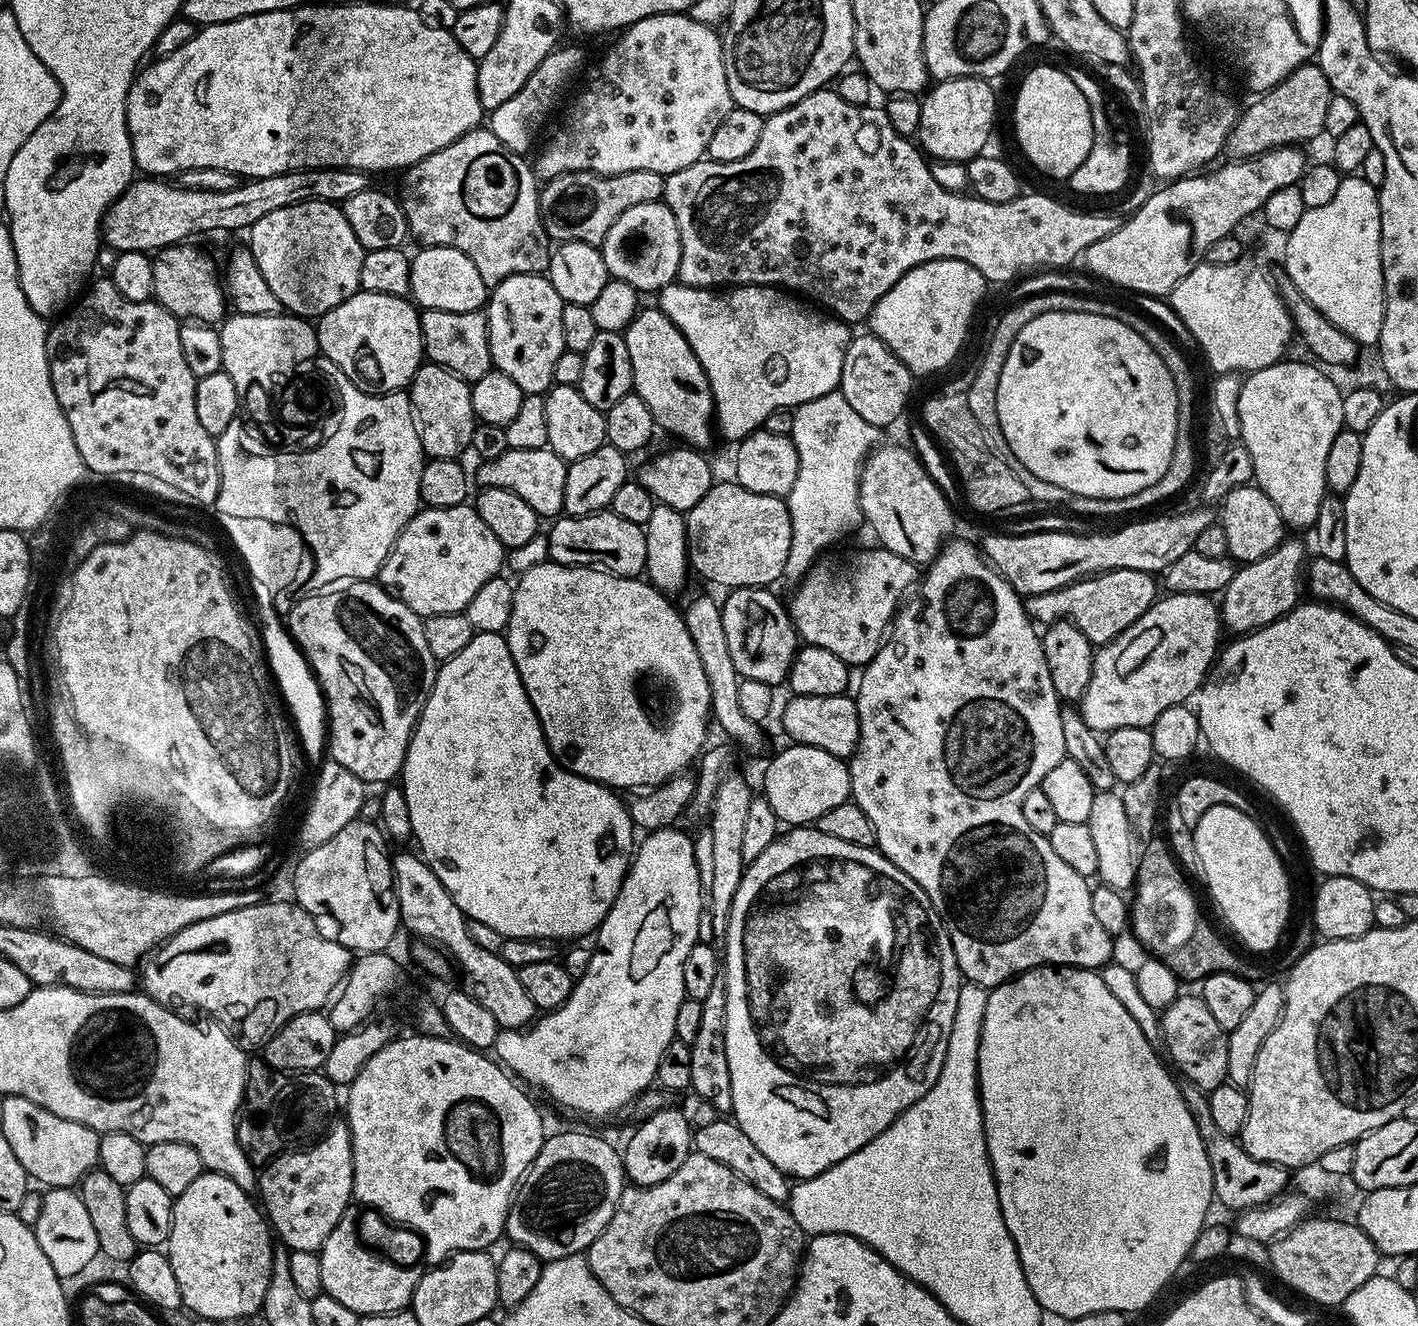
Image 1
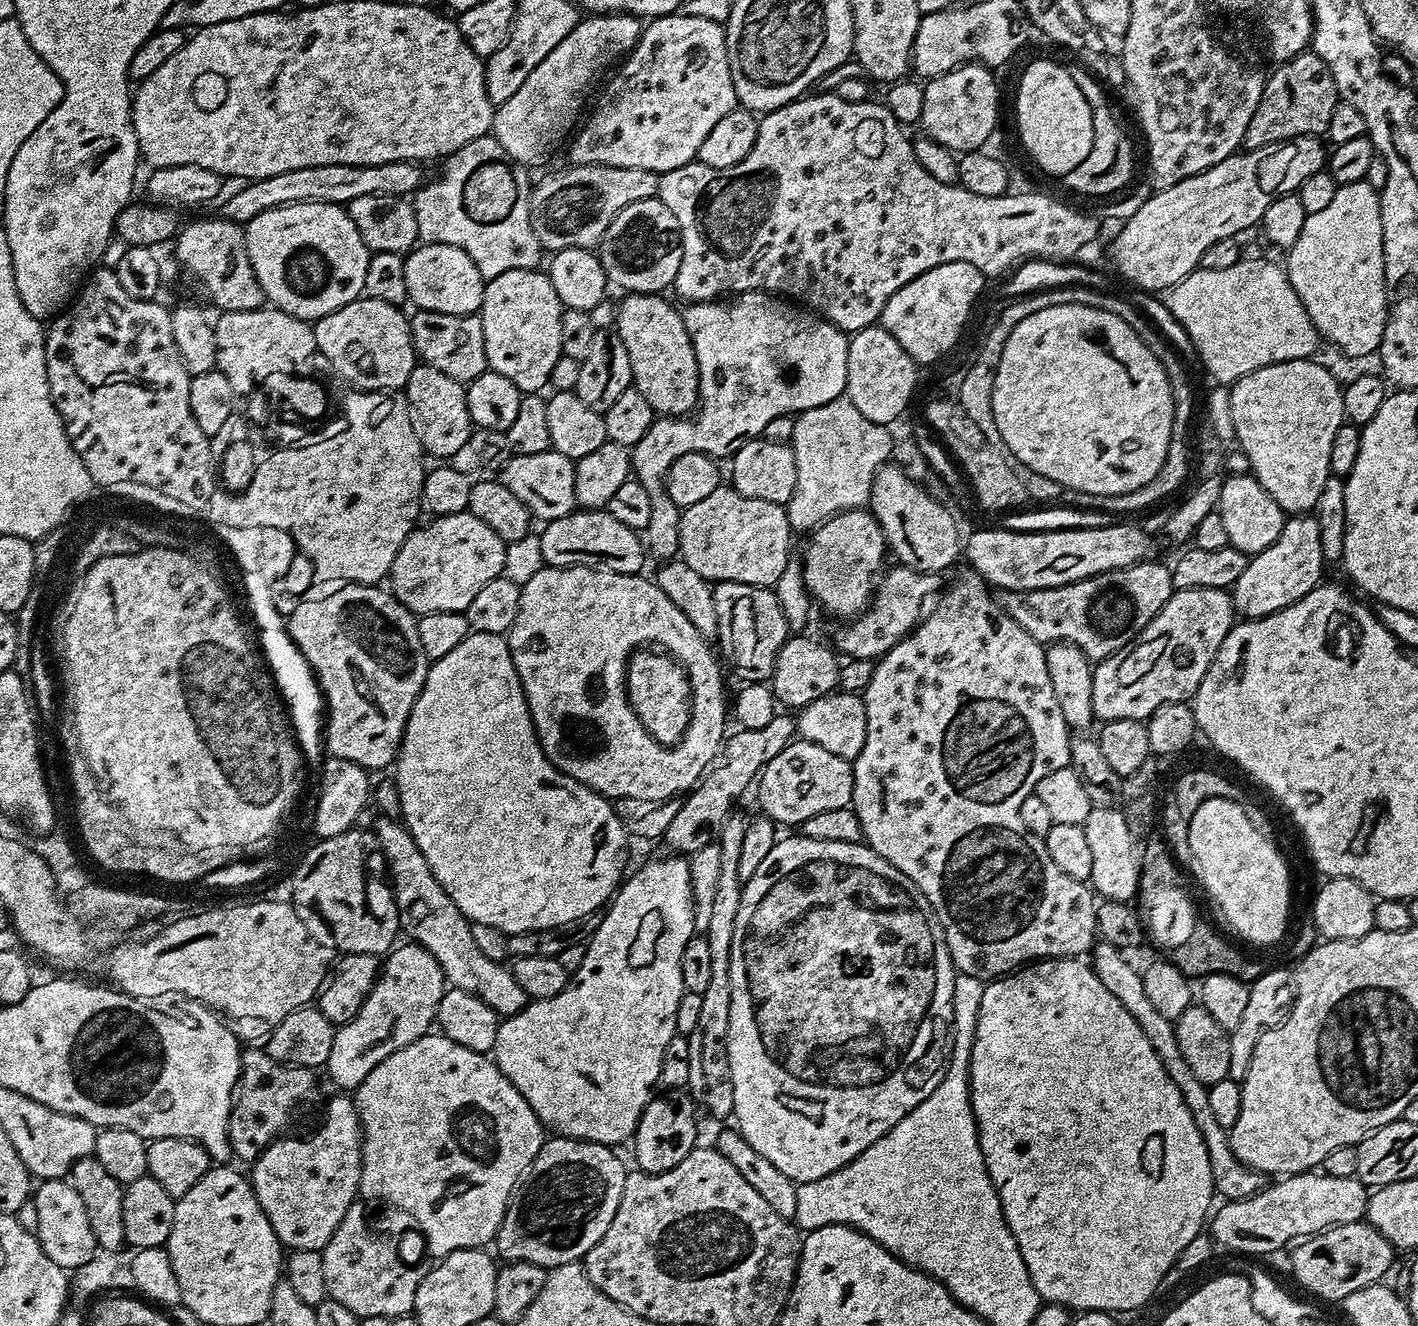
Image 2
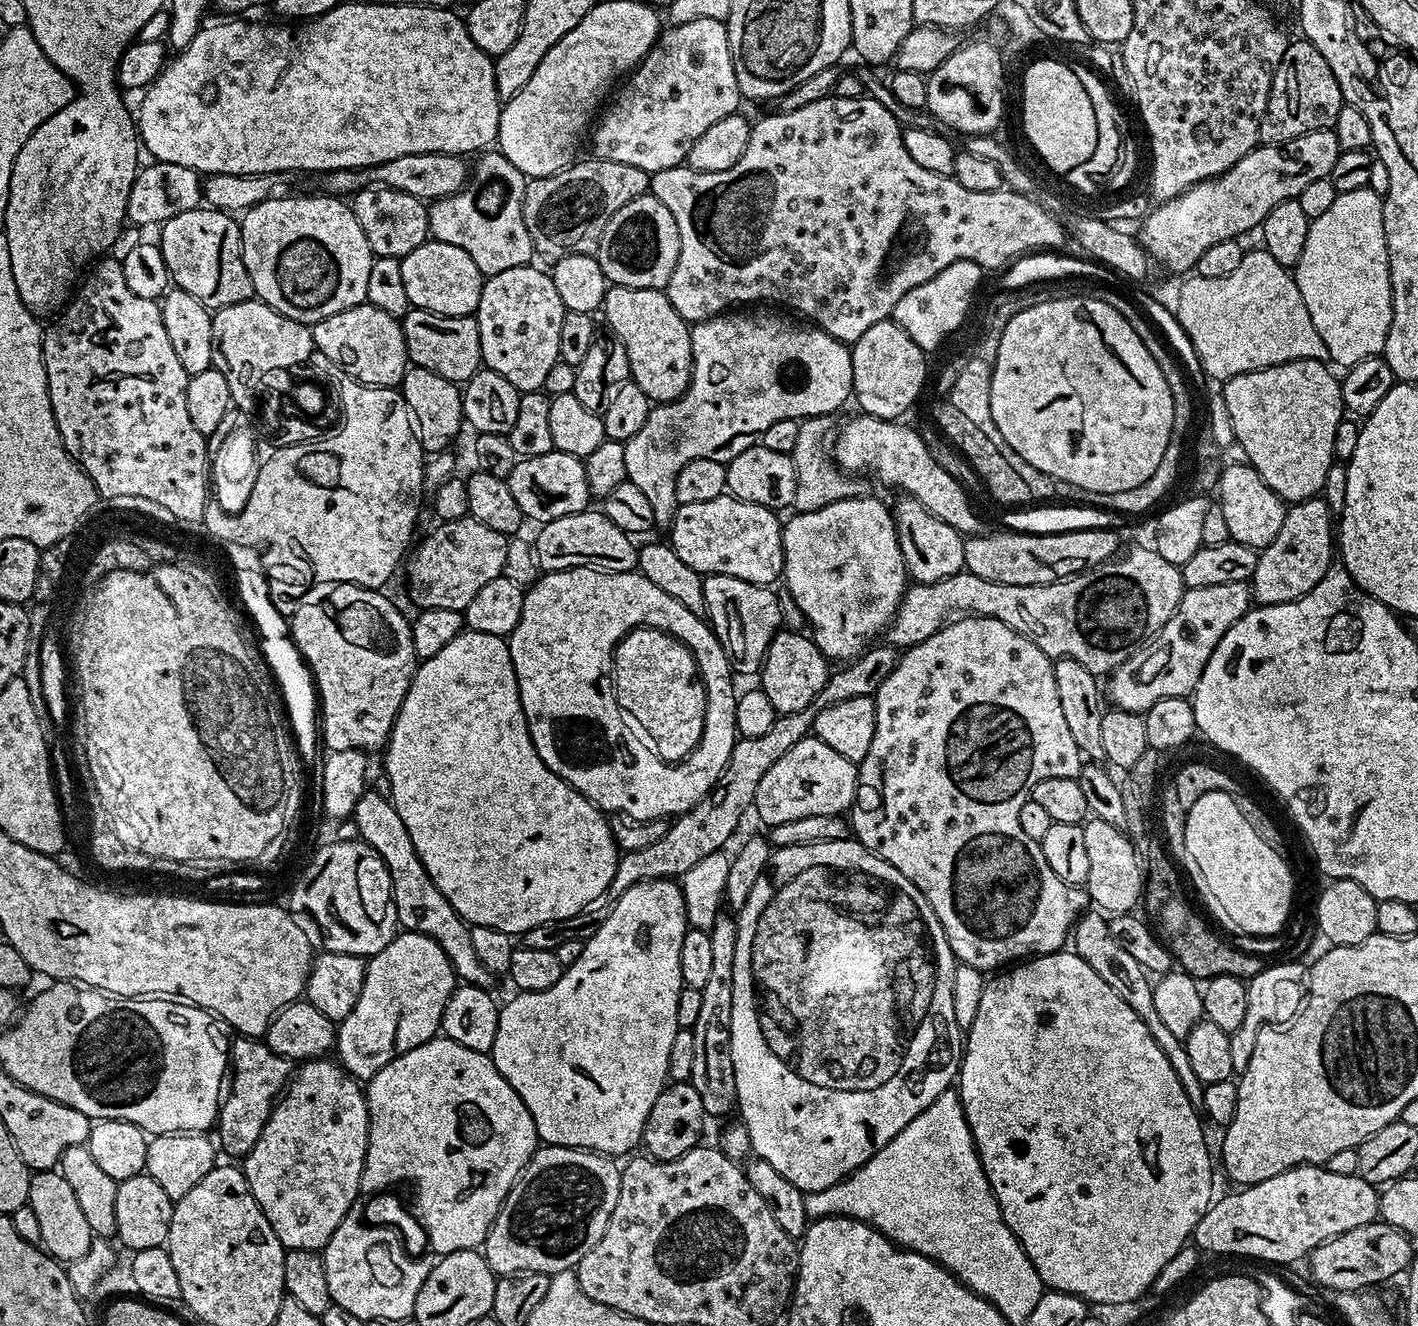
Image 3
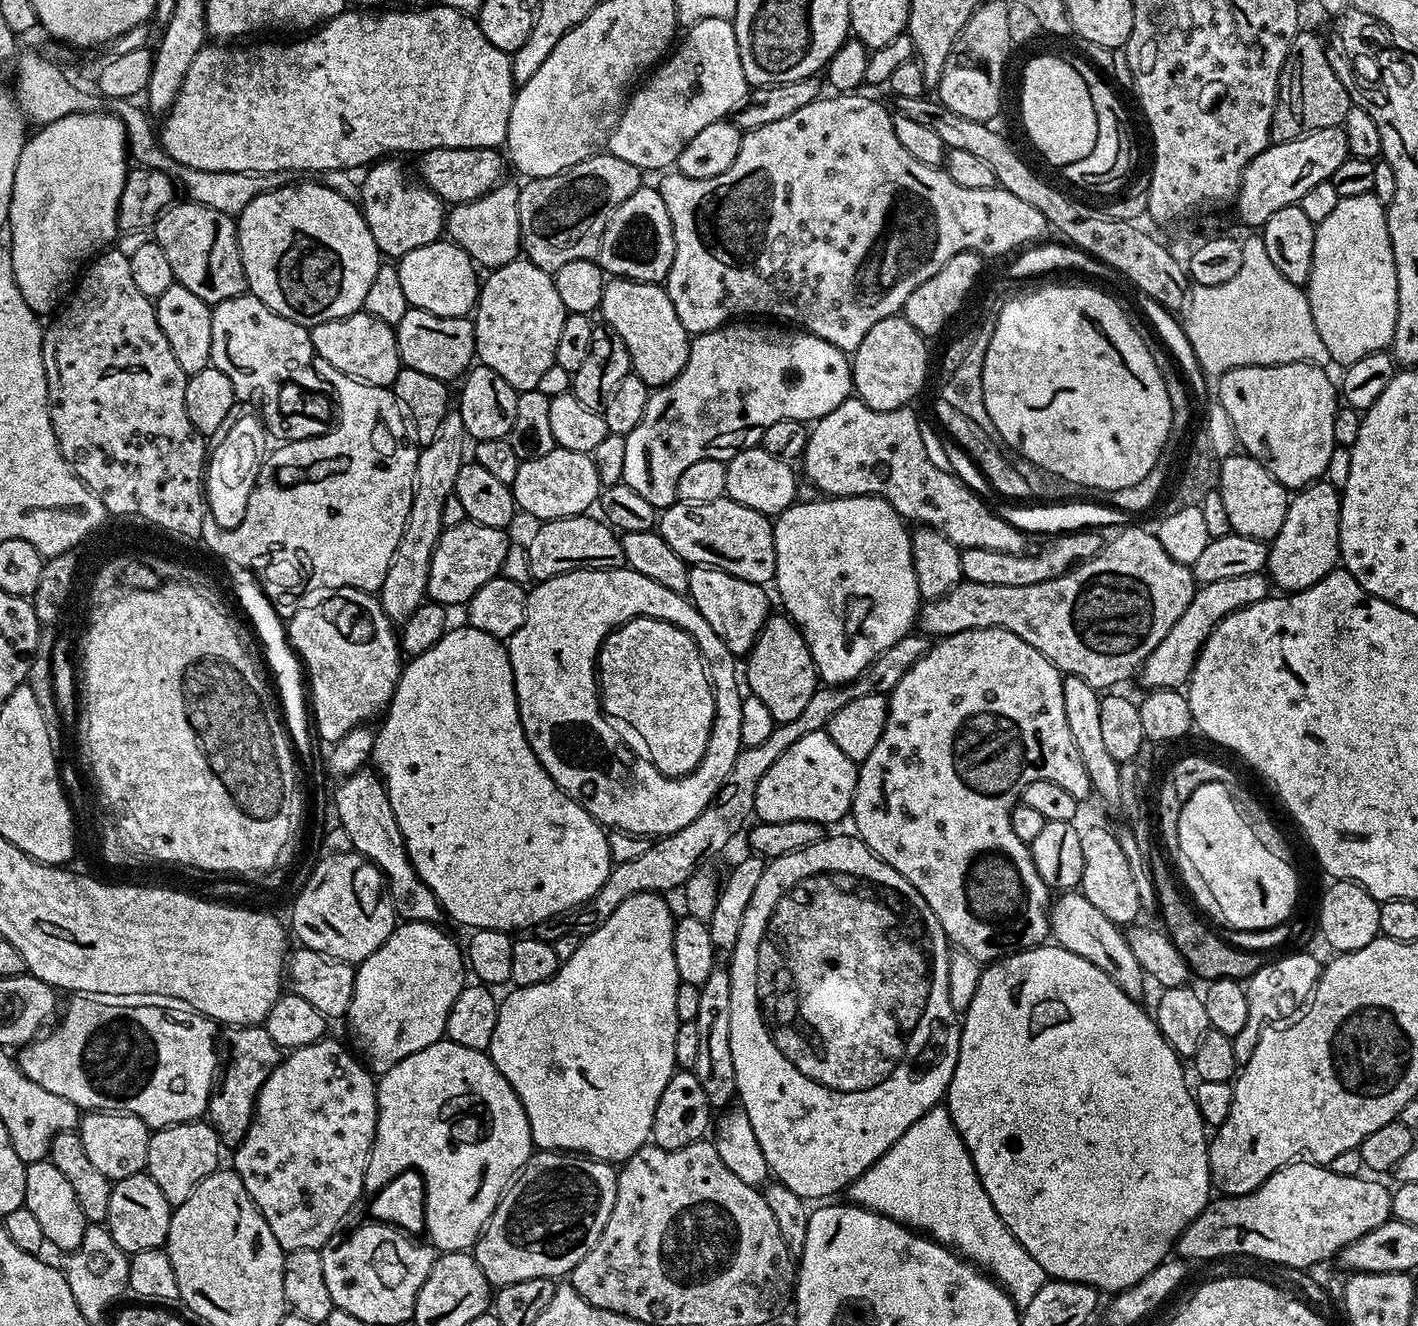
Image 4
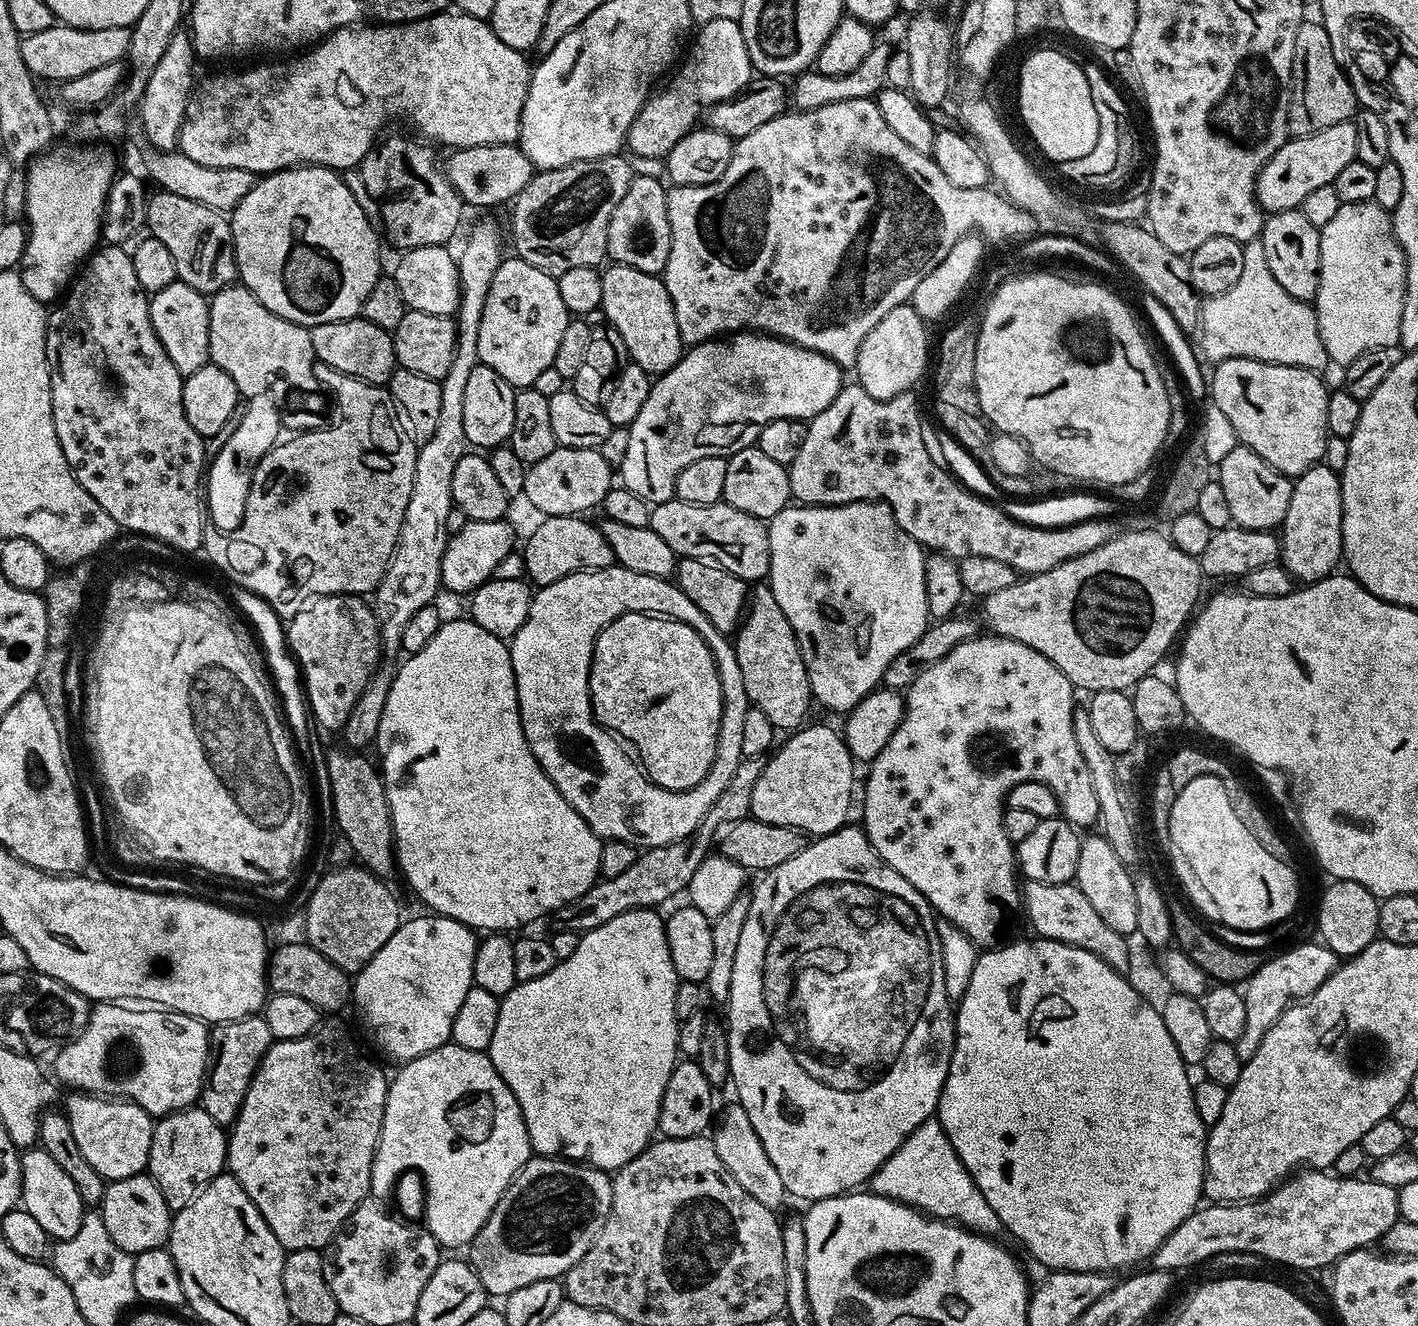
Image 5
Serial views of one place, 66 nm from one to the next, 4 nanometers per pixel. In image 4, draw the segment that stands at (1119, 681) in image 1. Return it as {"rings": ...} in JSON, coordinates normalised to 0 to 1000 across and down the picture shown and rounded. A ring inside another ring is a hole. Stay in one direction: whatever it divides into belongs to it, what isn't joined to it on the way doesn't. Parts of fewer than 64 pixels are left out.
{"rings":[[[885,431],[884,433],[875,433],[870,436],[862,436],[862,439],[853,439],[848,442],[844,443],[842,451],[836,460],[834,460],[834,466],[828,469],[825,478],[817,484],[817,487],[811,494],[807,496],[805,502],[805,510],[807,507],[807,519],[812,520],[813,519],[829,519],[837,517],[838,511],[841,509],[841,504],[843,502],[845,493],[850,484],[850,481],[856,474],[858,471],[862,469],[867,462],[872,462],[874,459],[877,459],[880,456],[884,456],[888,452],[894,452],[896,449],[896,438],[891,431]]]}

